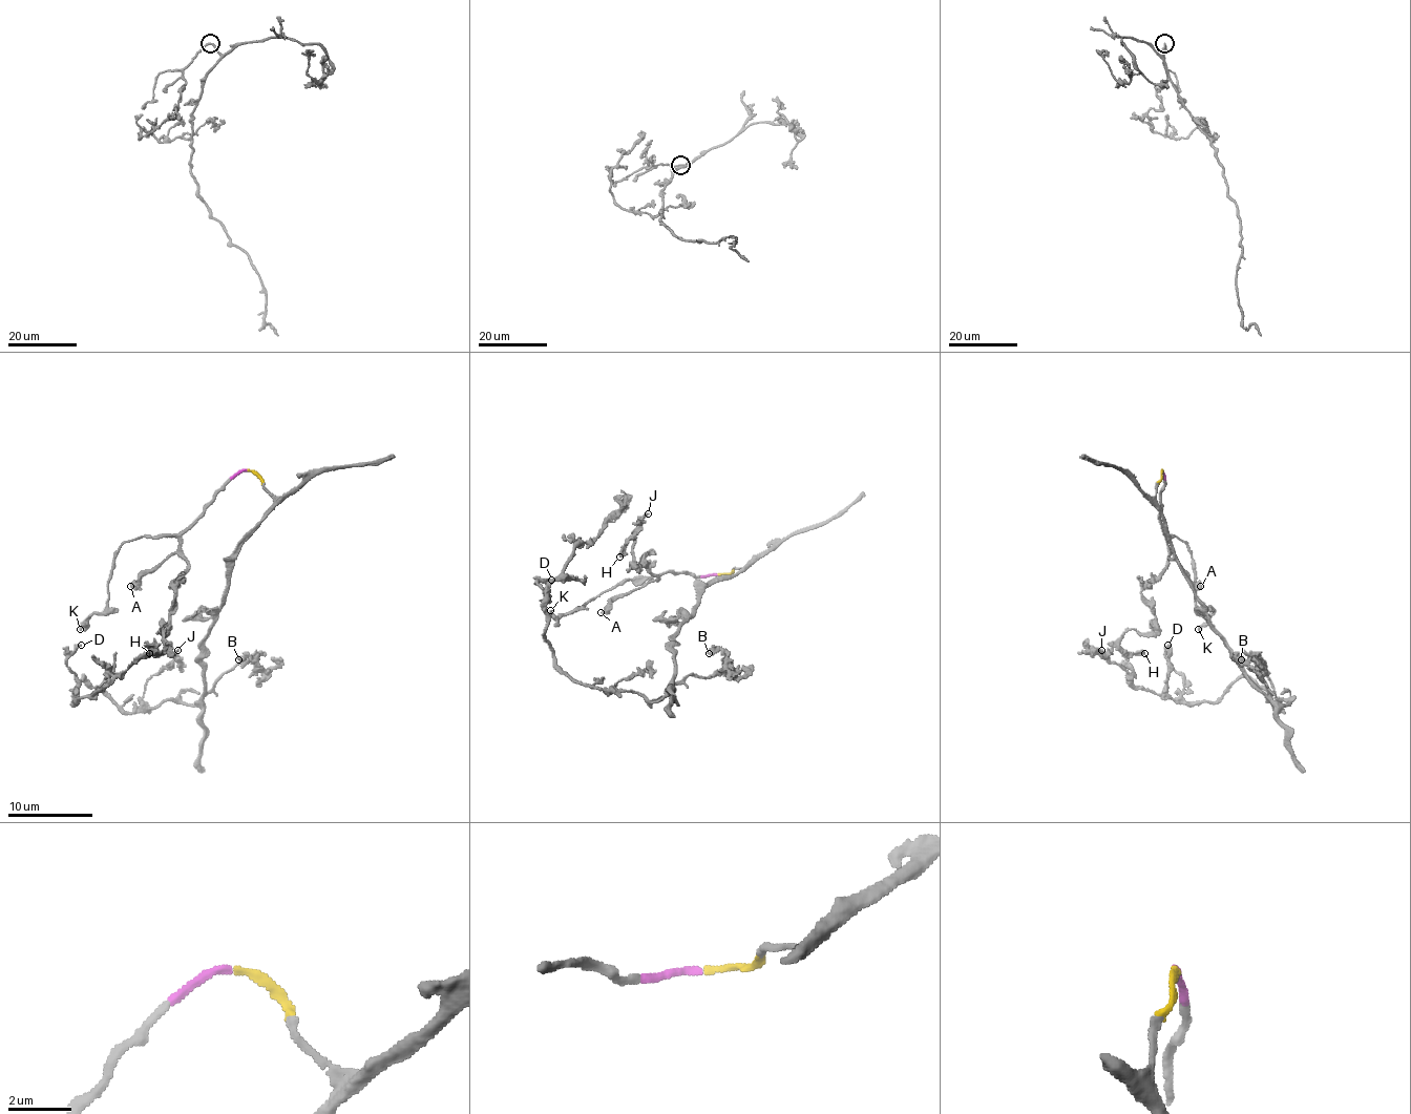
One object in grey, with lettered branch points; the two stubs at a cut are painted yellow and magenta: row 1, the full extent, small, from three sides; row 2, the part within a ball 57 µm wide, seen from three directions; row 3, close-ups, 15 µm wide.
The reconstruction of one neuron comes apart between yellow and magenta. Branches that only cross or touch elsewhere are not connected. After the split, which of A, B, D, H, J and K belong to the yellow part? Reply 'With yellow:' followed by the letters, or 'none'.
With yellow: B, D

